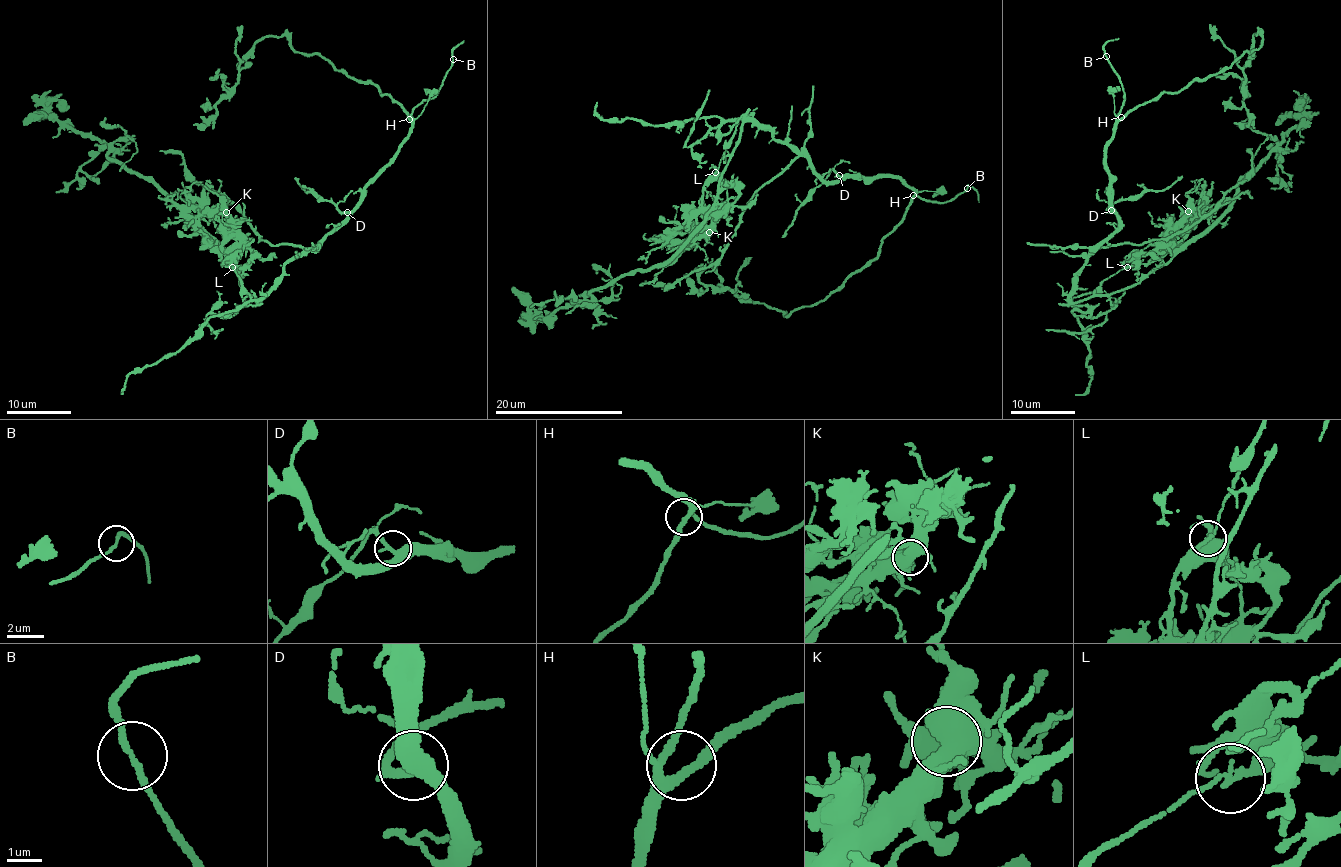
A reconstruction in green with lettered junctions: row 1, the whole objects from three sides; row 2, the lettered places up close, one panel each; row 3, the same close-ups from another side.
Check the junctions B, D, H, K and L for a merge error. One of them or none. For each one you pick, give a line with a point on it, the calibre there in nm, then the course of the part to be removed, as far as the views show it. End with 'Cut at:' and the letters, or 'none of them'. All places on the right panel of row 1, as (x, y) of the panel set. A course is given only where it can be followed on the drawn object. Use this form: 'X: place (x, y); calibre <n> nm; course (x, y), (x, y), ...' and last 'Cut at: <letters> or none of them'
L: place (1127, 267); calibre 170 nm; course (1127, 268), (1070, 299), (1119, 223), (1114, 126), (1260, 33), (1243, 69), (1249, 119), (1234, 122)
Cut at: L

